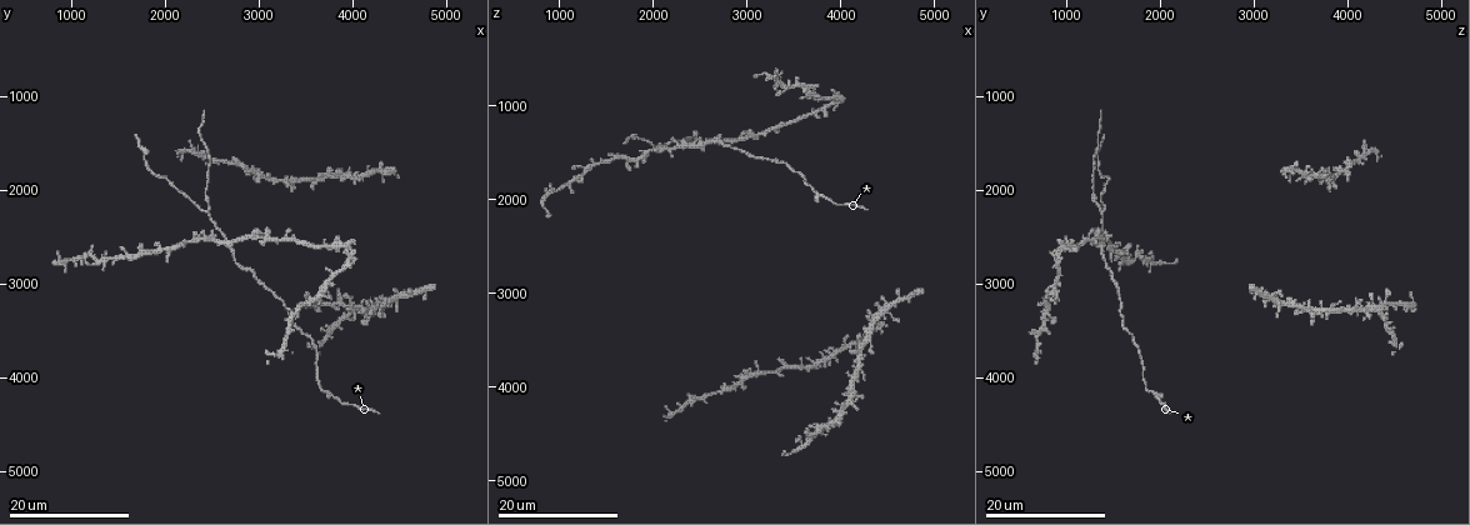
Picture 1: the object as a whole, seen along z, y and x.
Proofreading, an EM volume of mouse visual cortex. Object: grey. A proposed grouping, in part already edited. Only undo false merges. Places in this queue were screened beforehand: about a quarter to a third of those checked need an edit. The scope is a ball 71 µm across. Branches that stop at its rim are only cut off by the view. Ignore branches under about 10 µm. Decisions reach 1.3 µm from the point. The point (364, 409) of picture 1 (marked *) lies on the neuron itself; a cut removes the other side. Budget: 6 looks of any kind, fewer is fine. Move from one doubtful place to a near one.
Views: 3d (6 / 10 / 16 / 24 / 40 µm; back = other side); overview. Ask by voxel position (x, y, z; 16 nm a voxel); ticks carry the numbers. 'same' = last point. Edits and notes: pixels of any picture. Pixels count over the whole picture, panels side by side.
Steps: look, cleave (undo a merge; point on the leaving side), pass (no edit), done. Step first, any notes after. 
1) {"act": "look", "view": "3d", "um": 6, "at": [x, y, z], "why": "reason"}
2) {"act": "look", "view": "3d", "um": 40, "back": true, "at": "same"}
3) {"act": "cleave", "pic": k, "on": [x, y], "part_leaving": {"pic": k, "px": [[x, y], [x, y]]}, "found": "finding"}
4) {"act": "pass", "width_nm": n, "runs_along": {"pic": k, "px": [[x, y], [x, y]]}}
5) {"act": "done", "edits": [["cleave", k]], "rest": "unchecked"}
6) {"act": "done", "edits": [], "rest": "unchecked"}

{"act": "look", "view": "3d", "um": 16, "at": [4480, 3160, 3220], "why": "four-way junction"}

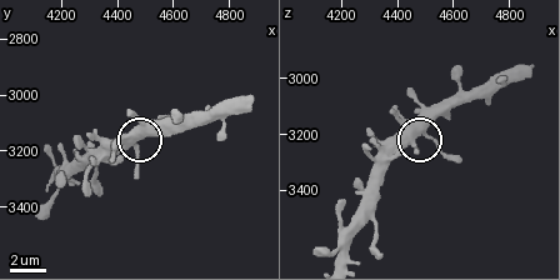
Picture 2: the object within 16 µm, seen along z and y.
{"act": "look", "view": "3d", "um": 6, "at": "same"}

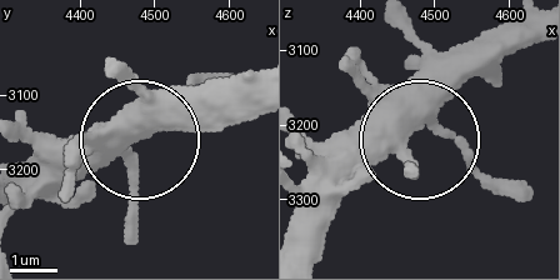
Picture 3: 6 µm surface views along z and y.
{"act": "look", "view": "3d", "um": 6, "back": true, "at": "same"}

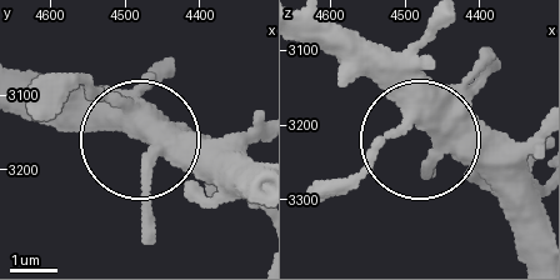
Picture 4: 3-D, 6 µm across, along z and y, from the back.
{"act": "pass", "found": "one neuron here"}

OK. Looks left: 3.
{"act": "look", "view": "3d", "um": 24, "at": [2440, 2240, 1360], "why": "three-way junction"}

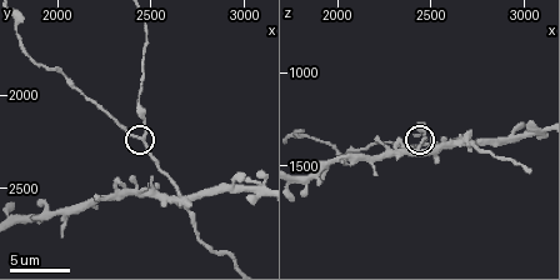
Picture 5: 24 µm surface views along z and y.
{"act": "look", "view": "3d", "um": 6, "at": "same", "why": "closer look"}

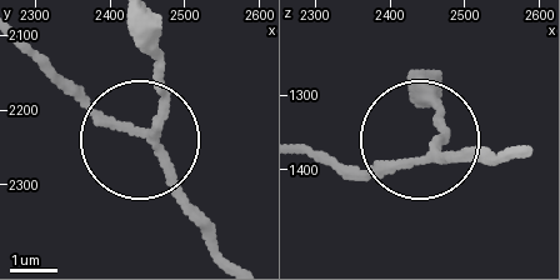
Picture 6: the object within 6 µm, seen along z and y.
{"act": "pass", "arms": 3, "found": "continuous, no second neuron"}

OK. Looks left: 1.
{"act": "look", "view": "3d", "um": 10, "at": [2620, 2560, 1380], "why": "four-way junction"}

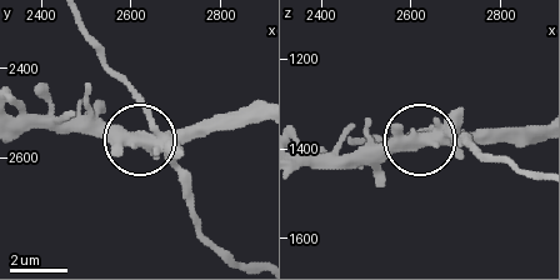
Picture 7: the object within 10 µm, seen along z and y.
{"act": "pass", "width_nm": 400, "found": "continuous, no second neuron"}

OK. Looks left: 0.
{"act": "done", "edits": [], "rest": "unchecked"}

